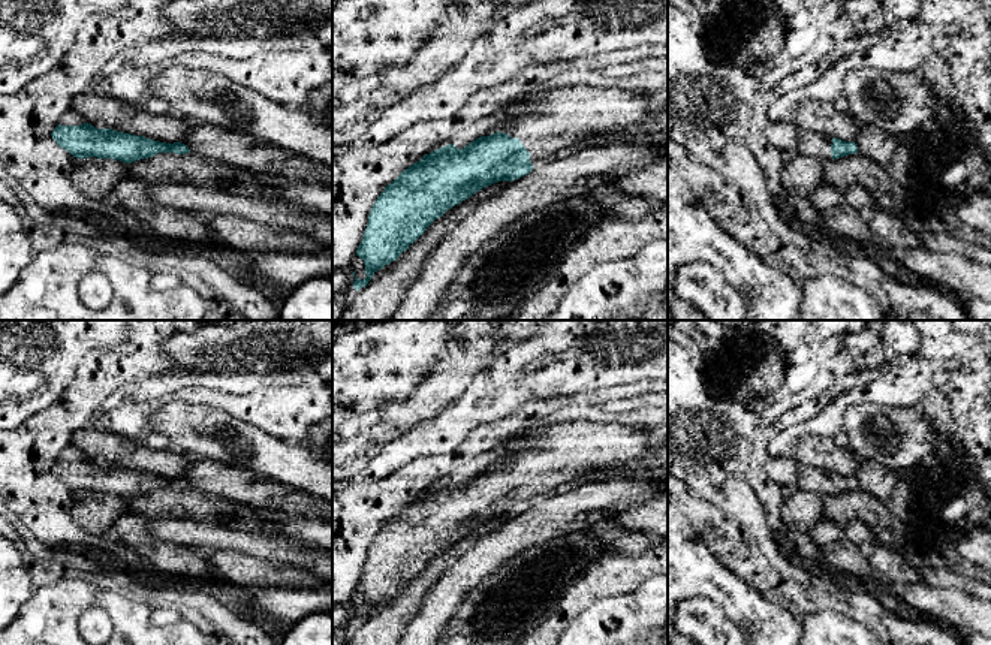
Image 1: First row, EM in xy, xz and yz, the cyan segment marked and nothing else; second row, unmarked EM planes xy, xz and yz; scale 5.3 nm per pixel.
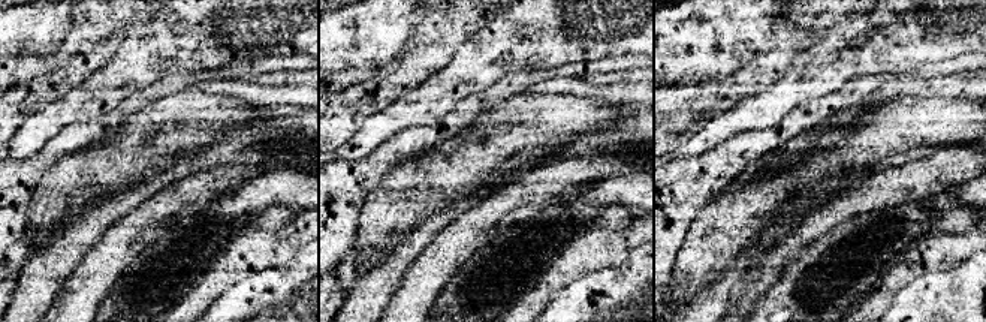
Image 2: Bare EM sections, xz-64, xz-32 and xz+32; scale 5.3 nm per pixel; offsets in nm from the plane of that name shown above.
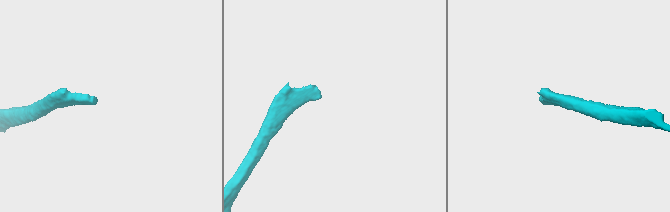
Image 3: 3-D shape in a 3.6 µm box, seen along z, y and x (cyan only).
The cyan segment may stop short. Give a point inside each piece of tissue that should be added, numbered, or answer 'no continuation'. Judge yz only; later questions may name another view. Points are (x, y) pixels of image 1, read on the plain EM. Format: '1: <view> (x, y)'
1: yz (791, 475)

